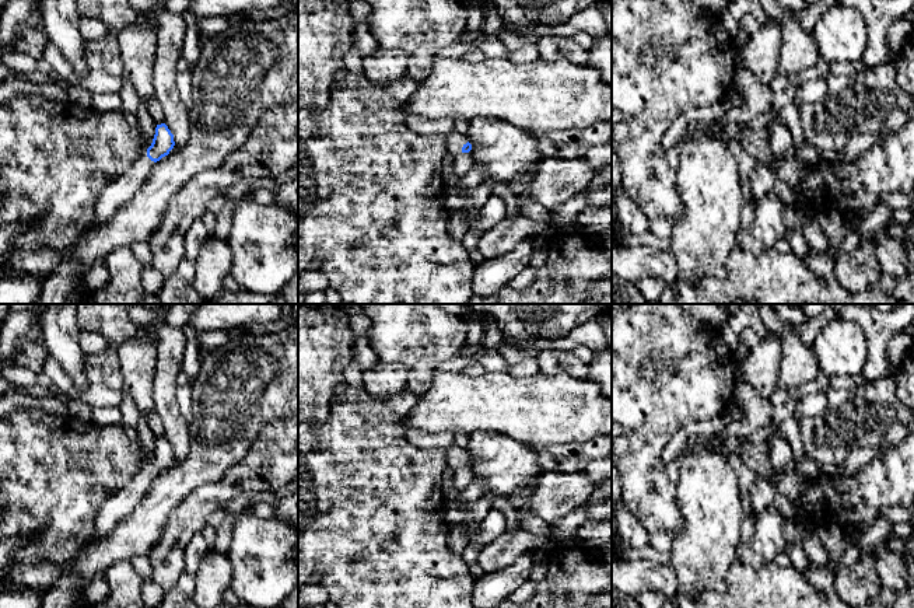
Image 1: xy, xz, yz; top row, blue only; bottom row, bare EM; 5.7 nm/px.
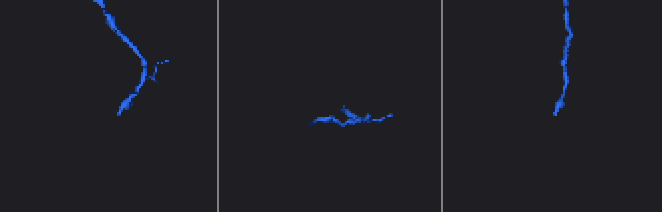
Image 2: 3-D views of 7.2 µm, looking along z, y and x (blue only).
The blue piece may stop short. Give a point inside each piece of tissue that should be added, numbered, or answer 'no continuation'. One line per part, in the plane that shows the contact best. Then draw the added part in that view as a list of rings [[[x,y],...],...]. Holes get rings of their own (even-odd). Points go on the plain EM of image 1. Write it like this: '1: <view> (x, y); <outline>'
1: xy (122, 503); [[[143,462],[130,482],[102,503],[95,518],[97,534],[92,539],[106,537],[122,518],[133,511],[150,489],[154,478],[147,471],[147,462]]]

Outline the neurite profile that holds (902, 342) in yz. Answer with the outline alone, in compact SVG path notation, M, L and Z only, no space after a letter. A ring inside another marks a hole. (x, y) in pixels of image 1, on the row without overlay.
M900 331L892 336L887 343L887 356L893 370L901 366L911 349L914 349L914 336L907 331Z

